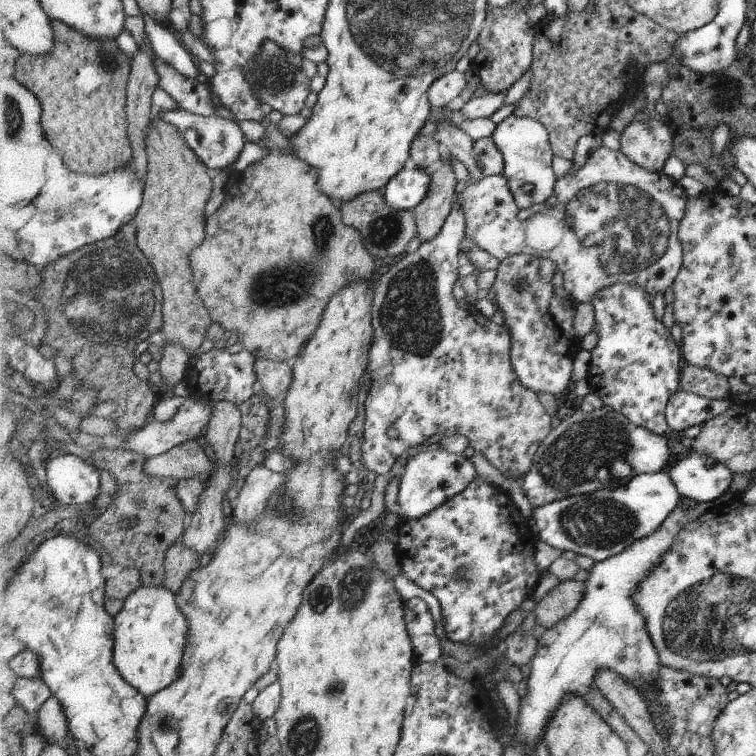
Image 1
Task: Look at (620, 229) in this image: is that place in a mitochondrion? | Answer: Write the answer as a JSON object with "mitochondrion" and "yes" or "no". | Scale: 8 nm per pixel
{"mitochondrion":"yes"}

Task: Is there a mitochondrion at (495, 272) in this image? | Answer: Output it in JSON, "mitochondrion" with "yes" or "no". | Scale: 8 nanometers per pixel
{"mitochondrion":"no"}

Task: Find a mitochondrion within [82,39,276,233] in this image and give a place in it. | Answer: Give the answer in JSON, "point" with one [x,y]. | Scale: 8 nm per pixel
{"point":[107,60]}

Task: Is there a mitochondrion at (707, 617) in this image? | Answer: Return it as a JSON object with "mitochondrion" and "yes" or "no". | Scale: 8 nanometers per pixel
{"mitochondrion":"yes"}

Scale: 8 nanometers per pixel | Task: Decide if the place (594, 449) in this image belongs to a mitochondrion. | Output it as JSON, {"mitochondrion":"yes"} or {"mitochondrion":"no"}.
{"mitochondrion":"yes"}

